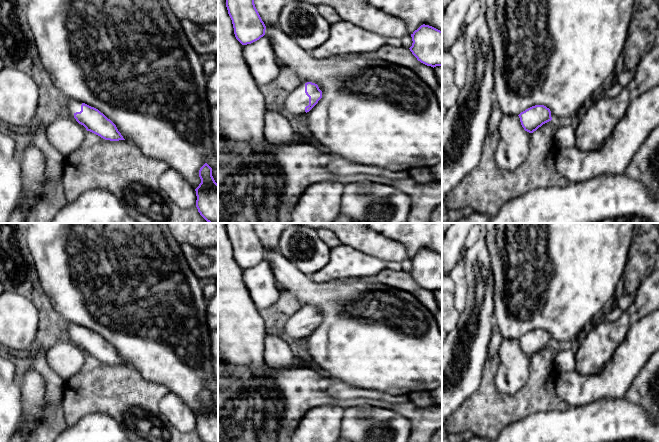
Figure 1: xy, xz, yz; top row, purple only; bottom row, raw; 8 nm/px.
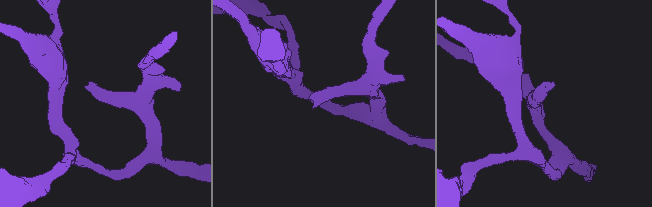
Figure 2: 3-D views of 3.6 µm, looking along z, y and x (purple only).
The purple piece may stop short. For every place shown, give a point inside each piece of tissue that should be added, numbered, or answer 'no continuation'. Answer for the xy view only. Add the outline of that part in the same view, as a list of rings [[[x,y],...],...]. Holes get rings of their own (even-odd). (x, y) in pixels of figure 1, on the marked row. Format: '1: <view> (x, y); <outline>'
1: xy (74, 106); [[[68,99],[68,109],[69,111],[74,114],[76,112],[81,111],[82,103],[73,99]]]

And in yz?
no continuation

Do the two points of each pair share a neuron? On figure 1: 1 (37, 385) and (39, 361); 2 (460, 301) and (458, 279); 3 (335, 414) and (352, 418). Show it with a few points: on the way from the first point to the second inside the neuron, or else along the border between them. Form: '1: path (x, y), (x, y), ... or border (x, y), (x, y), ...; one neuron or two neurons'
1: border (29, 363), (44, 380), (44, 395); two neurons
2: path (460, 296), (460, 284); one neuron
3: border (345, 408), (342, 414), (342, 427), (340, 431); two neurons

